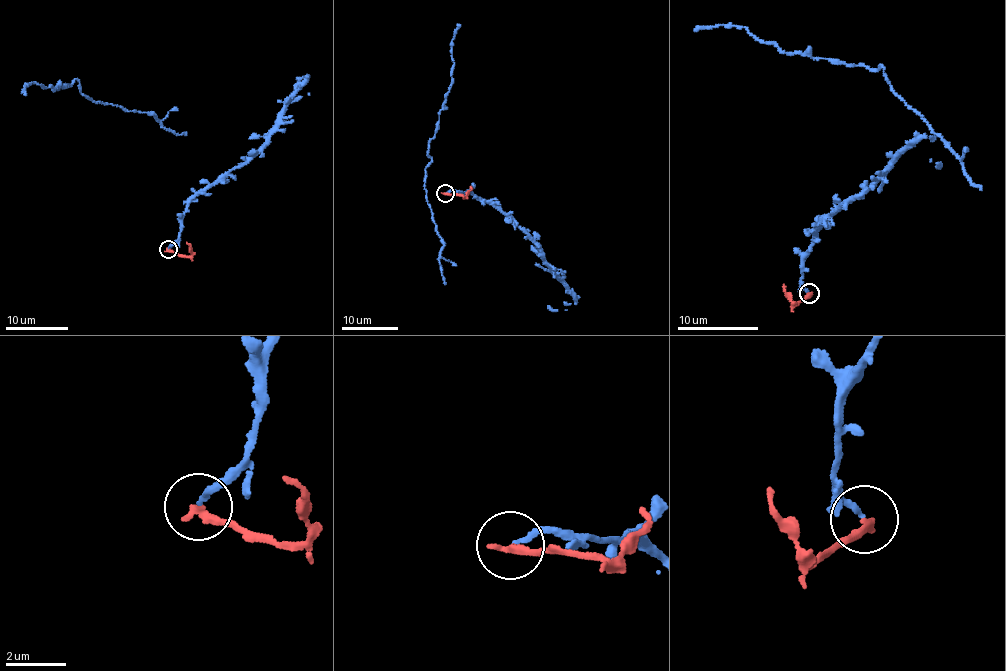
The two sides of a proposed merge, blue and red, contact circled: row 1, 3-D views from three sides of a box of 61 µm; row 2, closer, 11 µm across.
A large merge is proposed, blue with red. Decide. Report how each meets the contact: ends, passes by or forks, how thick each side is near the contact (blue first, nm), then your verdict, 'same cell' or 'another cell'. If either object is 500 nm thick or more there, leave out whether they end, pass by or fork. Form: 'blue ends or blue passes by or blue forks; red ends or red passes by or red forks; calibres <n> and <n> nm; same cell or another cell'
blue ends; red ends; calibres 170 and 280 nm; another cell

